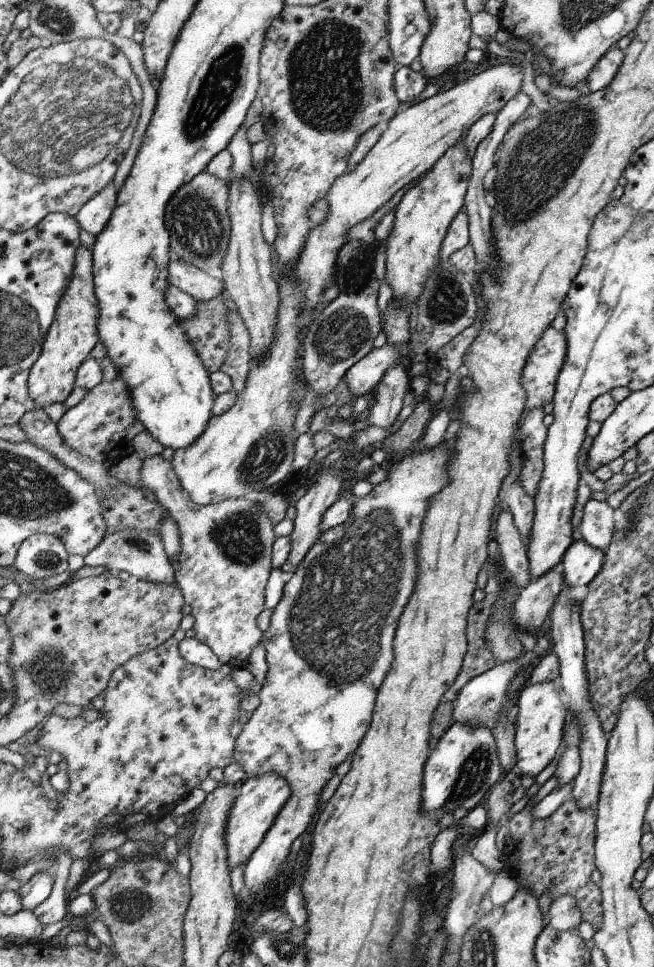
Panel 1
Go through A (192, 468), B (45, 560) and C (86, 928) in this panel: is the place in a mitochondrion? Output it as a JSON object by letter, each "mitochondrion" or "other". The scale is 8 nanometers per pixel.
{"A":"other","B":"mitochondrion","C":"other"}

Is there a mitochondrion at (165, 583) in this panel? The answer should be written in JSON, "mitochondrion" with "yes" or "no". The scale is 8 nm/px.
{"mitochondrion":"no"}

